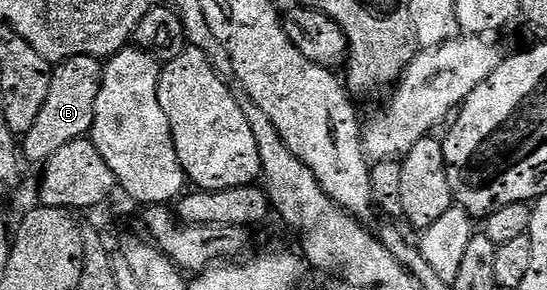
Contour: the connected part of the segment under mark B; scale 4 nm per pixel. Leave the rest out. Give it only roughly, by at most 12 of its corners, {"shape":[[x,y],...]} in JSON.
{"shape":[[91,54],[53,67],[23,159],[45,164],[86,138],[103,63]]}

